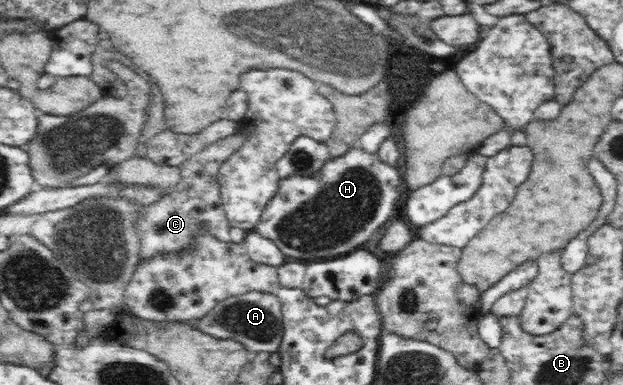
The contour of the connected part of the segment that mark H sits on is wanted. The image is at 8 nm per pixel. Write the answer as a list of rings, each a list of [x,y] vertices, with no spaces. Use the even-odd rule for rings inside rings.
[[[358,144],[338,158],[328,159],[312,176],[292,175],[281,179],[277,193],[268,201],[261,219],[252,230],[273,240],[288,258],[312,262],[320,262],[316,258],[336,258],[352,252],[362,242],[370,240],[378,228],[382,228],[382,224],[394,214],[396,202],[400,200],[400,184],[402,176],[394,165],[380,161],[377,153],[368,153]]]

